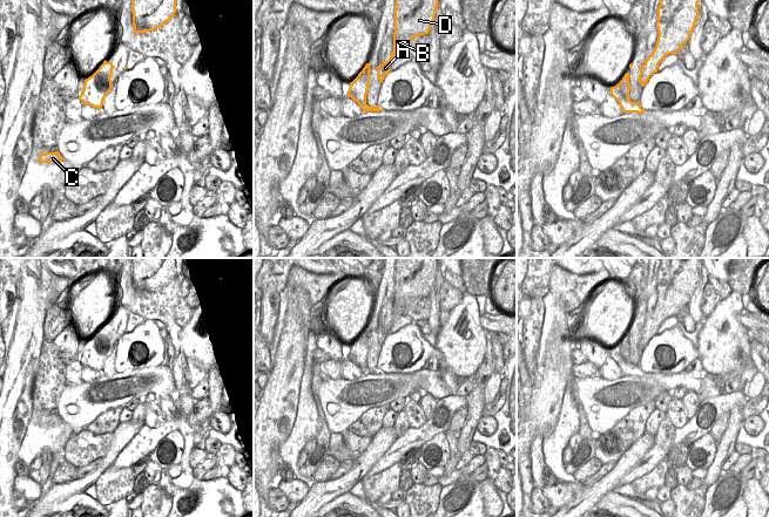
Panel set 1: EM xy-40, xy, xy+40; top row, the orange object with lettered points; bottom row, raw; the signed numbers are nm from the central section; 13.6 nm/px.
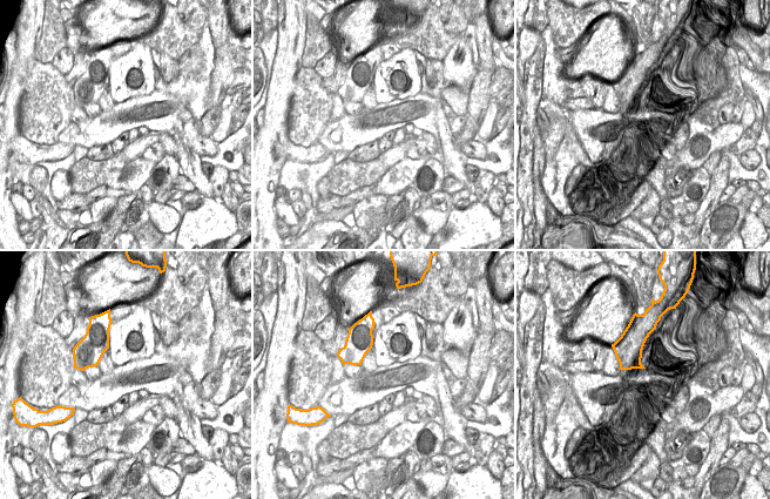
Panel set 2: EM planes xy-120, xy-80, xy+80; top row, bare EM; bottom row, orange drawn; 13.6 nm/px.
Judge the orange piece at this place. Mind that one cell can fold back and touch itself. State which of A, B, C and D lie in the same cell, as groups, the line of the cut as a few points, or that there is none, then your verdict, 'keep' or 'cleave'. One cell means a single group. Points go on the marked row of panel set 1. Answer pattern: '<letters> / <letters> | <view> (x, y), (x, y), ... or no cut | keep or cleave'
A B D / C | xy+40 (627, 97), (616, 100) | cleave

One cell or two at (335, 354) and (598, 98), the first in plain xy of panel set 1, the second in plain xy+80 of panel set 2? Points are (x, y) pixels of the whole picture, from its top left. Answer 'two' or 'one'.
one

